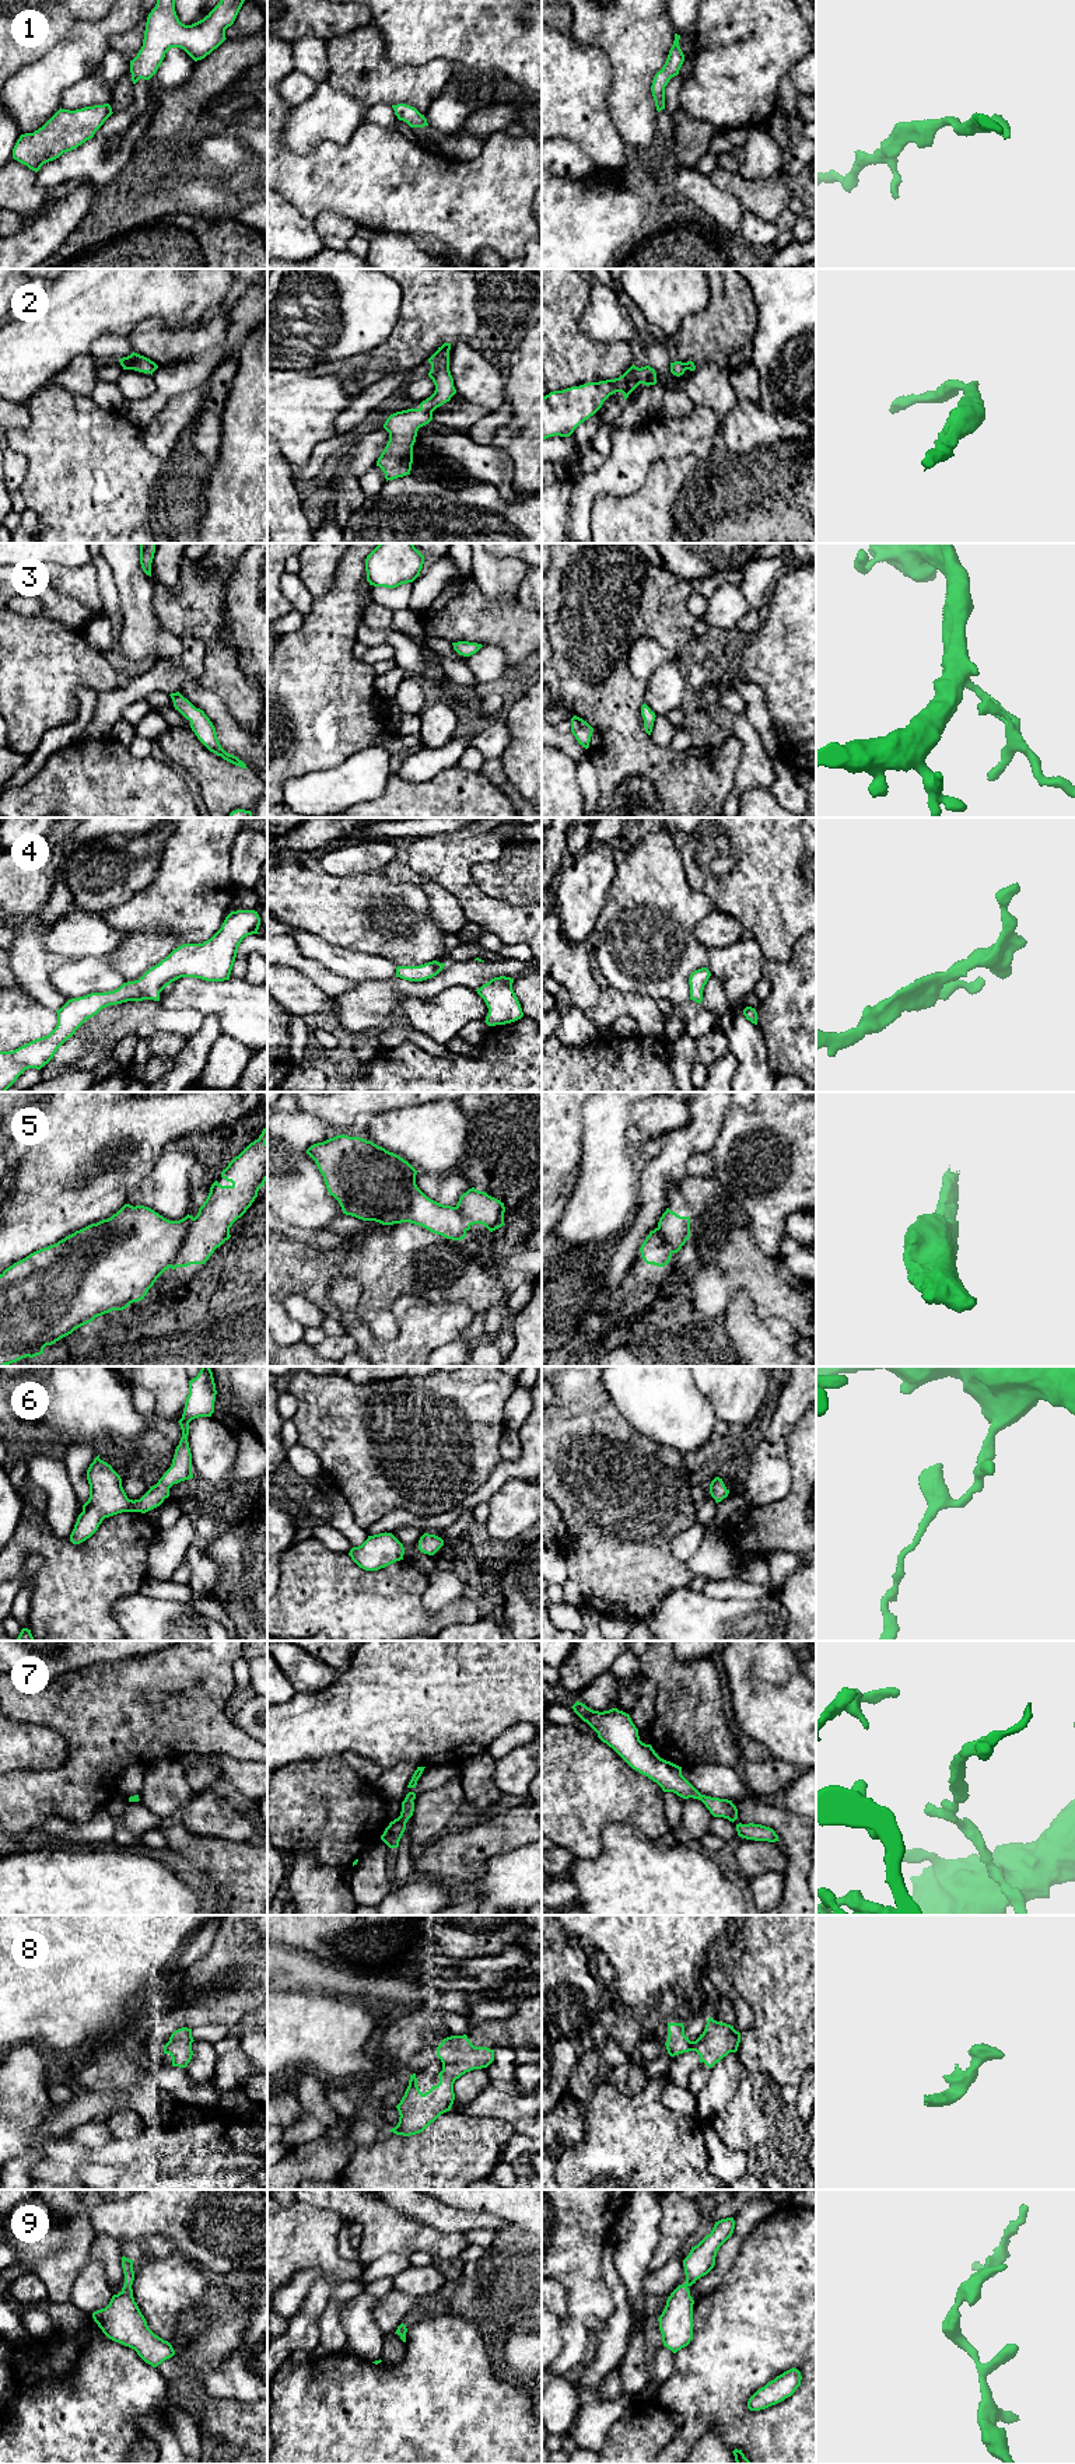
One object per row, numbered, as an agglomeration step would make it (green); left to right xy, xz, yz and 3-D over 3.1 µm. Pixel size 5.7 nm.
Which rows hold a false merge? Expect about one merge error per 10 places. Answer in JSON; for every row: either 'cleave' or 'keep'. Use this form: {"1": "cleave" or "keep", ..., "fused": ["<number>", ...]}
{"1": "keep", "2": "keep", "3": "keep", "4": "keep", "5": "cleave", "6": "keep", "7": "keep", "8": "keep", "9": "keep", "fused": ["5"]}

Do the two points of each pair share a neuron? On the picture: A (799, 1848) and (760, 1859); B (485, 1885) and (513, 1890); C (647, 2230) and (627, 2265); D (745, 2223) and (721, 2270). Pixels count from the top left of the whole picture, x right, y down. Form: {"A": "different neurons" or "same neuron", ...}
{"A": "different neurons", "B": "same neuron", "C": "same neuron", "D": "same neuron"}

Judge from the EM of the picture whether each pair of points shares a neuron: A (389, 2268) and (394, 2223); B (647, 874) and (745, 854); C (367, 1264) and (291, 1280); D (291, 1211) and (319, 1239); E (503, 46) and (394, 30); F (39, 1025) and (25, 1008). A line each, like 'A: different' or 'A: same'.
A: different
B: different
C: same
D: different
E: same
F: same

